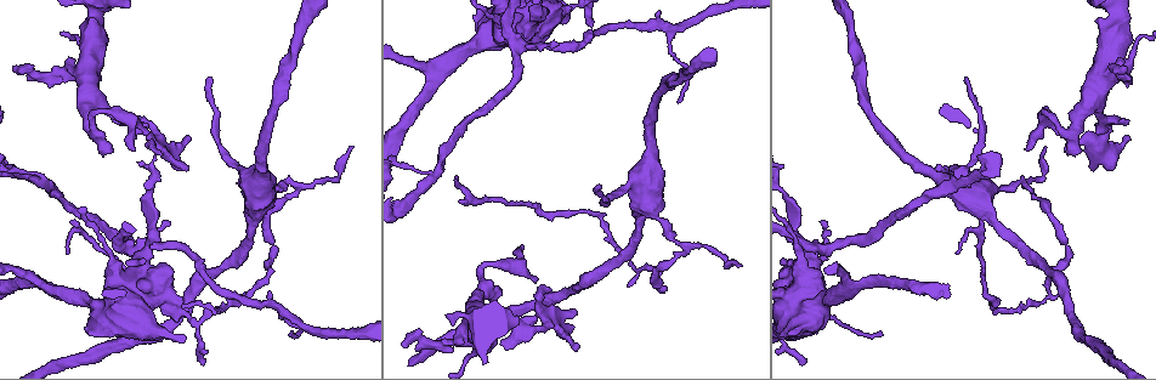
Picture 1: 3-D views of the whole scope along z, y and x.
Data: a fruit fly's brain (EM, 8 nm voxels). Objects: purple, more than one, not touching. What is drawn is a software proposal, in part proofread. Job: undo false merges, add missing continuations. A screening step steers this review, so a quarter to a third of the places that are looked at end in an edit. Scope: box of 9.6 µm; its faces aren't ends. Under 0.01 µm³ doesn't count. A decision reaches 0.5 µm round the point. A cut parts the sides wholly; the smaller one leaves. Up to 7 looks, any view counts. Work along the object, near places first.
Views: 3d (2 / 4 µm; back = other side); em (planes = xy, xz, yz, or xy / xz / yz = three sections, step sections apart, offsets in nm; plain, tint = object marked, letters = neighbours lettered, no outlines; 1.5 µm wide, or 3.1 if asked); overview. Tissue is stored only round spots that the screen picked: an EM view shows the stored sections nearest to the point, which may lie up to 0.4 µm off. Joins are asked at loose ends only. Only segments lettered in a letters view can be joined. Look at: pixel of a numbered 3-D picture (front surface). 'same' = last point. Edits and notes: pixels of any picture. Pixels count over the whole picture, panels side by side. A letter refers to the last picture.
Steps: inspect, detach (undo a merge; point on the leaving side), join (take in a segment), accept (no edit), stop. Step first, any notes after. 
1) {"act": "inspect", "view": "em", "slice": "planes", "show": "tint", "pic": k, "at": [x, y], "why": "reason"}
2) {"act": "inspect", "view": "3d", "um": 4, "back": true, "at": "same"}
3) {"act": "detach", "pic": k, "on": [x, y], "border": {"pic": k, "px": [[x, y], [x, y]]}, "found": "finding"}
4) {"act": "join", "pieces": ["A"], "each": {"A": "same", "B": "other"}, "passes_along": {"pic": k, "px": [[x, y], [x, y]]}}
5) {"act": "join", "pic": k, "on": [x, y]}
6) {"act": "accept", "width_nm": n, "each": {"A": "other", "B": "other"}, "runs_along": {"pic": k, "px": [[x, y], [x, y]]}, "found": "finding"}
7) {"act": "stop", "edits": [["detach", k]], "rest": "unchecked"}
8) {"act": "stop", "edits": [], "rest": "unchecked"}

{"act": "inspect", "view": "3d", "um": 2, "pic": 1, "at": [290, 335], "why": "tapers out"}

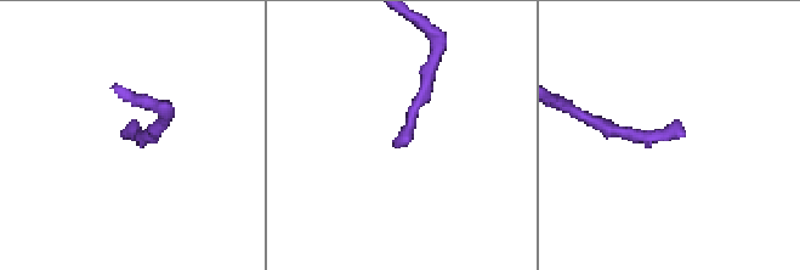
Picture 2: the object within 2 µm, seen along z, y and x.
{"act": "inspect", "view": "em", "slice": "xy", "step": 4, "show": "letters", "pic": 2, "at": [123, 139]}

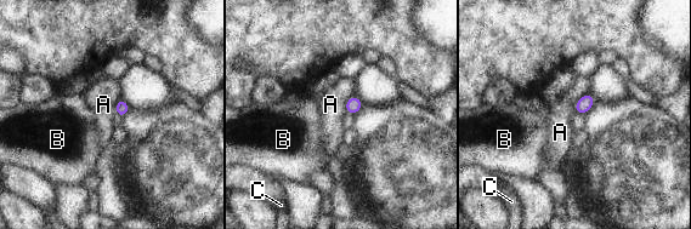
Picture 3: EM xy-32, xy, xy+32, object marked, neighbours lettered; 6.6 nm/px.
{"act": "accept", "longest_contact_nm": ["A", 170], "each": {"A": "other", "B": "other", "C": "other"}, "found": "no lettered segment goes on from it"}

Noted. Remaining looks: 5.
{"act": "inspect", "view": "3d", "um": 4, "pic": 1, "at": [959, 253], "why": "an open end"}

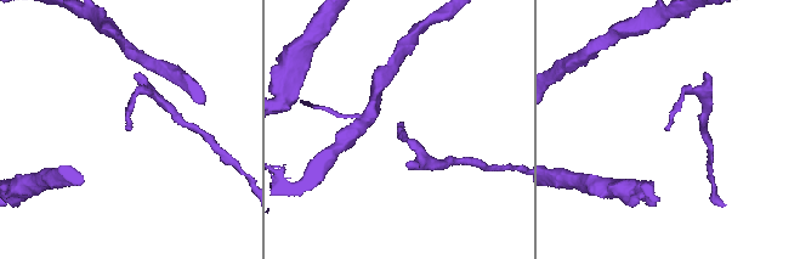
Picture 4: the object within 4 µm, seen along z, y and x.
{"act": "inspect", "view": "em", "slice": "yz", "step": 8, "show": "letters", "pic": 4, "at": [398, 128], "why": "now the EM"}

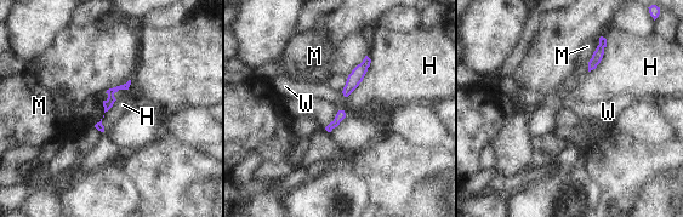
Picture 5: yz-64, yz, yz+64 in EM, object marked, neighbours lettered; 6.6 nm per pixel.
{"act": "inspect", "view": "em", "slice": "planes", "show": "letters", "at": "same"}

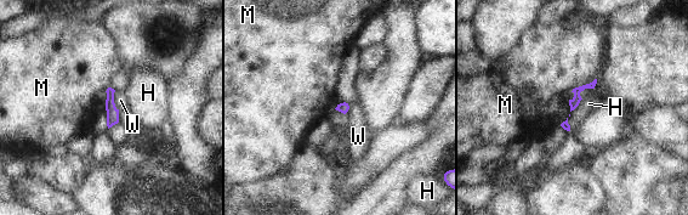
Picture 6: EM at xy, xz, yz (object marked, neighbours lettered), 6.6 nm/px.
{"act": "accept", "each": {"H": "other", "M": "other", "W": "other"}, "border": {"pic": 6, "px": [[595, 78], [570, 91]]}, "found": "no lettered segment goes on from it"}

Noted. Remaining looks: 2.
{"act": "inspect", "view": "3d", "um": 2, "pic": 1, "at": [1080, 150], "why": "stops while still wide"}

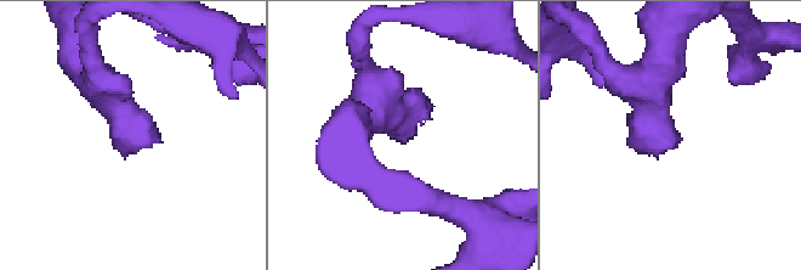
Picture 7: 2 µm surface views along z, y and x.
{"act": "inspect", "view": "em", "slice": "planes", "show": "letters", "pic": 7, "at": [140, 136], "why": "need the tissue"}

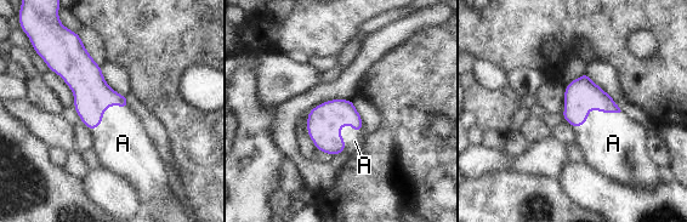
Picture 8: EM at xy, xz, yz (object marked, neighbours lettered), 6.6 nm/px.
{"act": "join", "pieces": ["A"], "width_nm": 200, "each": {"A": "same"}, "passes_along": {"pic": 8, "px": [[582, 95], [594, 107], [609, 141]]}, "found": "it goes on there"}

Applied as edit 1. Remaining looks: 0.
{"act": "stop", "edits": [["join", 8]], "rest": "unchecked"}

